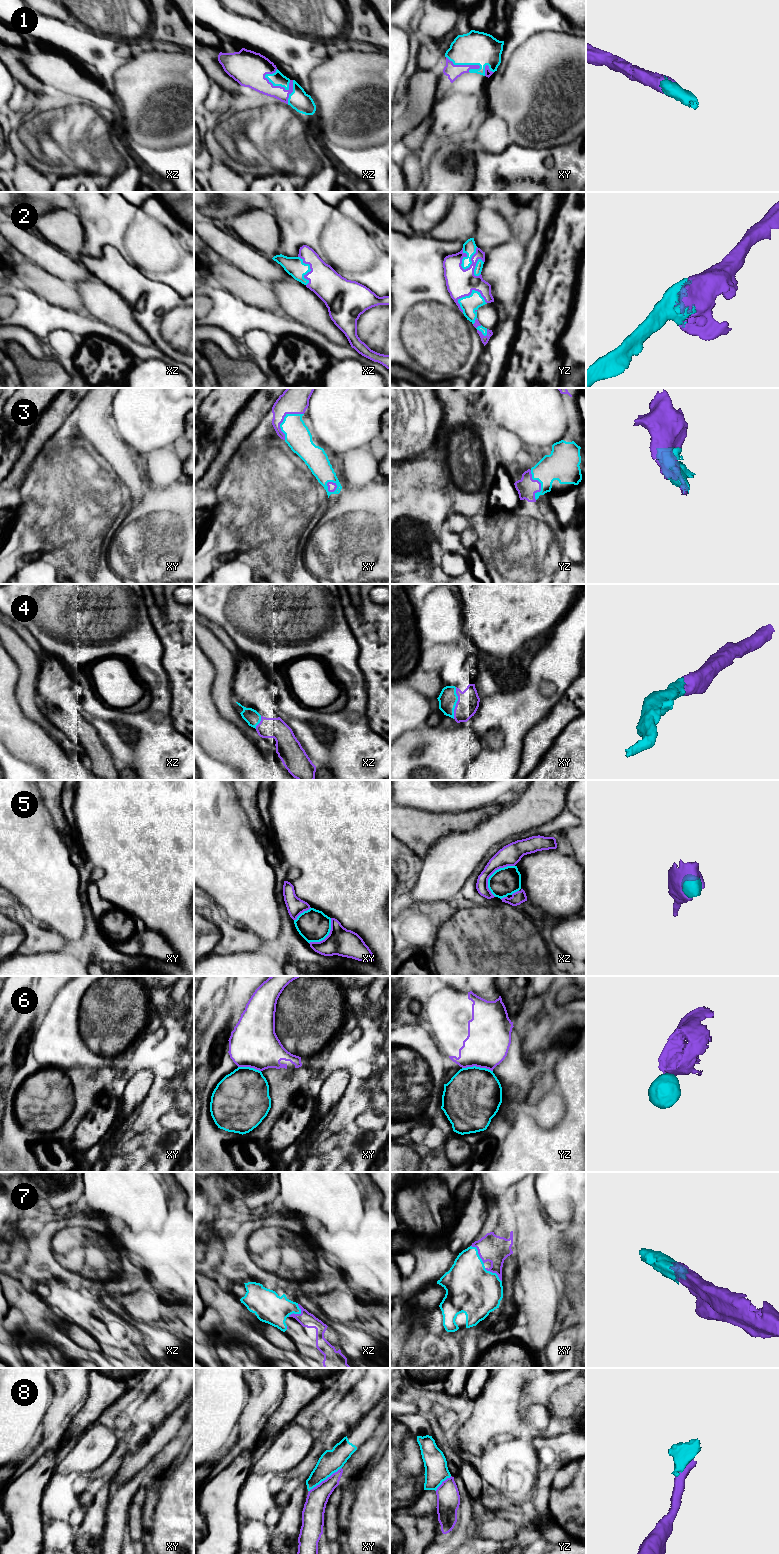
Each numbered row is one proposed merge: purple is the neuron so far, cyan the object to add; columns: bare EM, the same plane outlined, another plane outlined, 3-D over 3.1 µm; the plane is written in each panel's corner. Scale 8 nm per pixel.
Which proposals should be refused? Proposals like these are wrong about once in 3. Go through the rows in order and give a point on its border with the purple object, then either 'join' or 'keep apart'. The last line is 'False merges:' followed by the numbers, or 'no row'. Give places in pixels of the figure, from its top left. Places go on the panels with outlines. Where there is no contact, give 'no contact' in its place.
1: contact xz (277, 86); join
2: contact yz (471, 259); join
3: contact xy (283, 419); join
4: contact xy (456, 703); join
5: contact xz (492, 873); join
6: contact yz (477, 1066); keep apart
7: contact xz (298, 1314); join
8: contact xy (326, 1479); keep apart
False merges: 6, 8

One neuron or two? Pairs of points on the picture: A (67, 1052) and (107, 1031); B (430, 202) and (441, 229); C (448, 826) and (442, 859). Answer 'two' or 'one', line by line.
A: one
B: two
C: two

